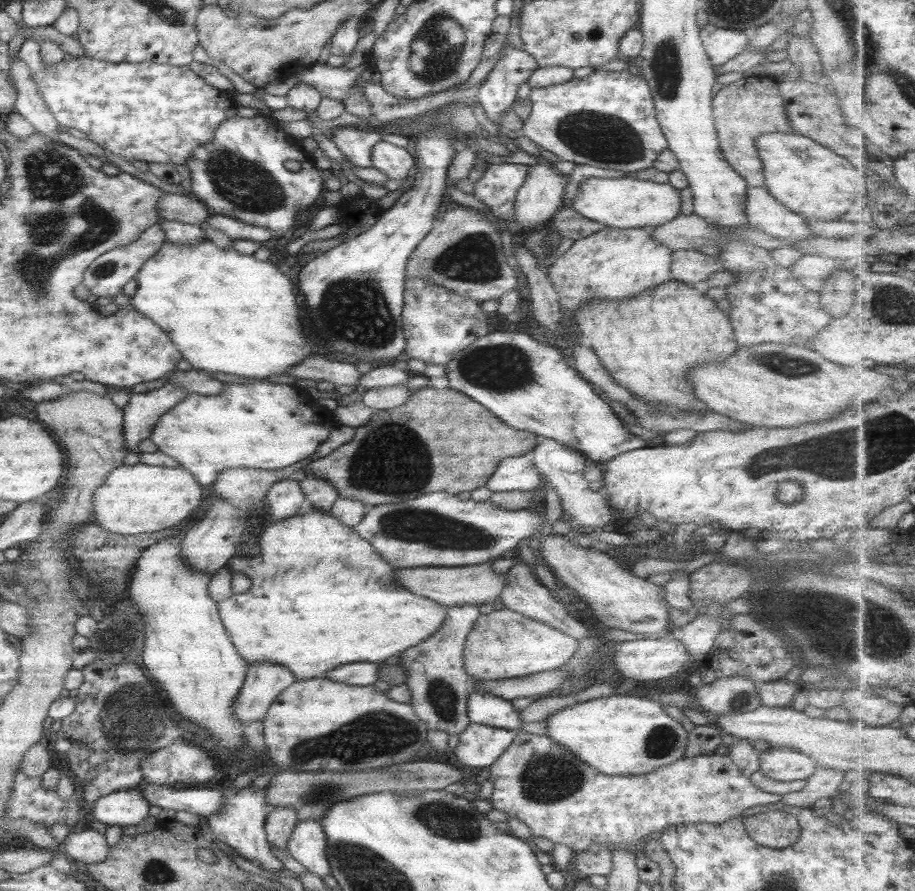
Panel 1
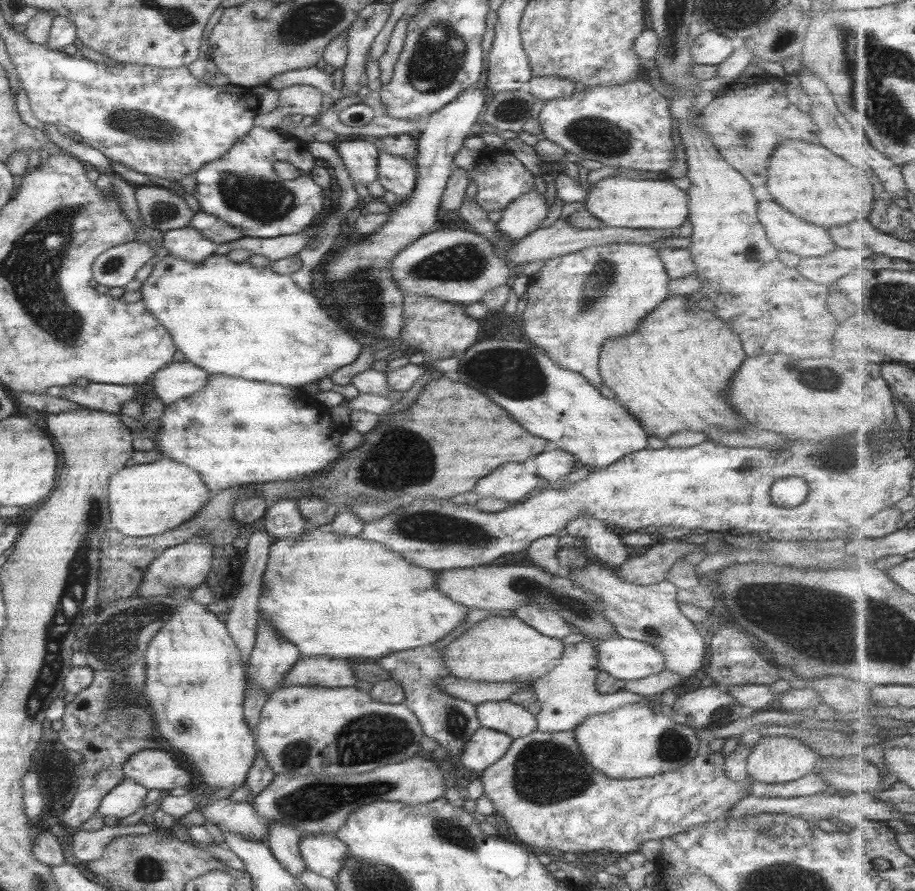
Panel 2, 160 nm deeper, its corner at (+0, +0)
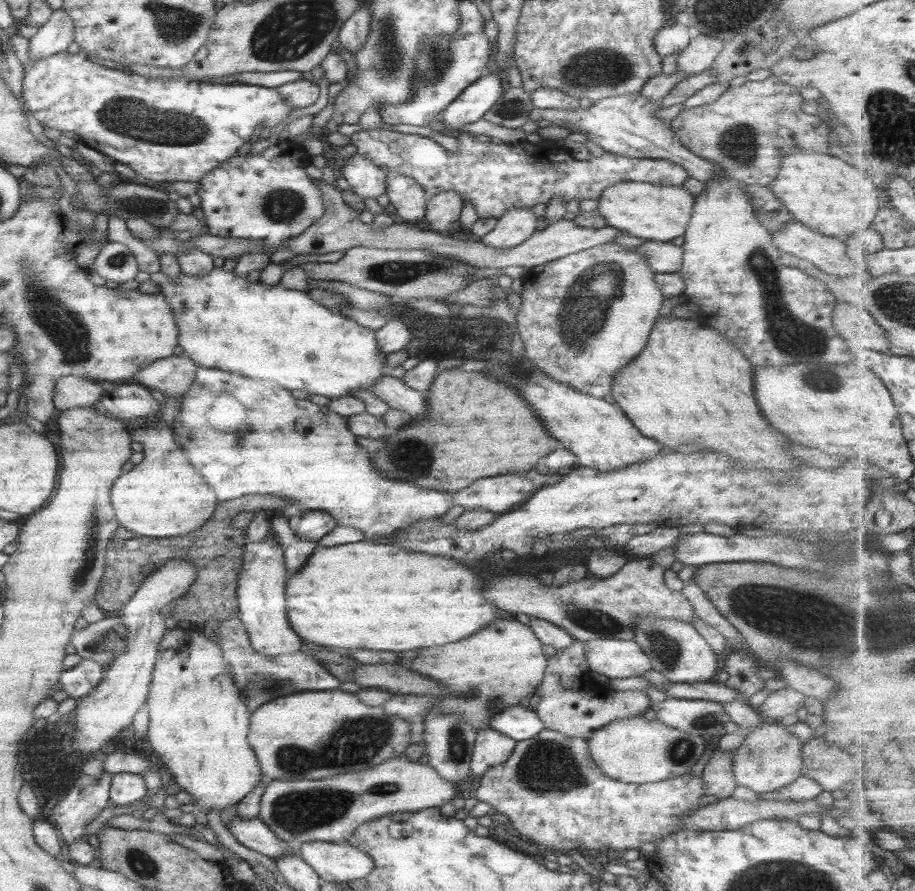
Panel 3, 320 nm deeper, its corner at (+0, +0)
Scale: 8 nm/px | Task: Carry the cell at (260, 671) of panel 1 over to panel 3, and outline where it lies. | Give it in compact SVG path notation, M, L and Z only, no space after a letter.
M270 533L257 542L246 541L242 547L242 559L237 576L236 617L245 629L254 651L265 656L295 652L304 646L289 626L285 612L285 579L287 569L282 550Z

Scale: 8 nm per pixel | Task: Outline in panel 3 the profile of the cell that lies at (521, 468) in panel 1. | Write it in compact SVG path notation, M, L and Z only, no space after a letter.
M493 476L479 478L473 484L453 491L453 505L461 506L464 511L481 510L503 515L525 505L536 490L525 476Z

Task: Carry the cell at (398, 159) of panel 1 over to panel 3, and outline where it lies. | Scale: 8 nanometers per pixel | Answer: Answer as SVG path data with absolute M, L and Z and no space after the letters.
M385 172L385 192L383 202L391 203L395 208L393 219L400 222L415 222L425 214L427 194L410 178Z

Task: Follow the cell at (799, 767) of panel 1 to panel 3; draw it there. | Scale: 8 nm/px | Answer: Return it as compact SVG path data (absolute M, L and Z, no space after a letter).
M778 722L765 723L747 732L740 746L732 750L732 773L736 786L743 786L755 794L773 792L787 786L801 776L802 742Z

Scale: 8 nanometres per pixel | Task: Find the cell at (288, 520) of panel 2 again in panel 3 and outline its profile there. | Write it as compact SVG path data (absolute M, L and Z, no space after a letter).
M285 517L273 518L269 522L269 533L274 536L277 544L281 547L282 557L287 573L297 573L298 568L305 564L306 558L316 549L315 540L301 540L293 534L287 525Z

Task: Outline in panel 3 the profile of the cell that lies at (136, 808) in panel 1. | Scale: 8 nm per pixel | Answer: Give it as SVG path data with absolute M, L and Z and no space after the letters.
M112 774L108 790L110 806L123 806L139 800L146 793L143 777L138 774Z

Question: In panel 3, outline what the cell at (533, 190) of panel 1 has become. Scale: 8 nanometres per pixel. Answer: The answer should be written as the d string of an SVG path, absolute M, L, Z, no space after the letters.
M512 208L497 218L494 228L478 240L491 249L513 248L529 238L536 222L537 215L531 208Z

